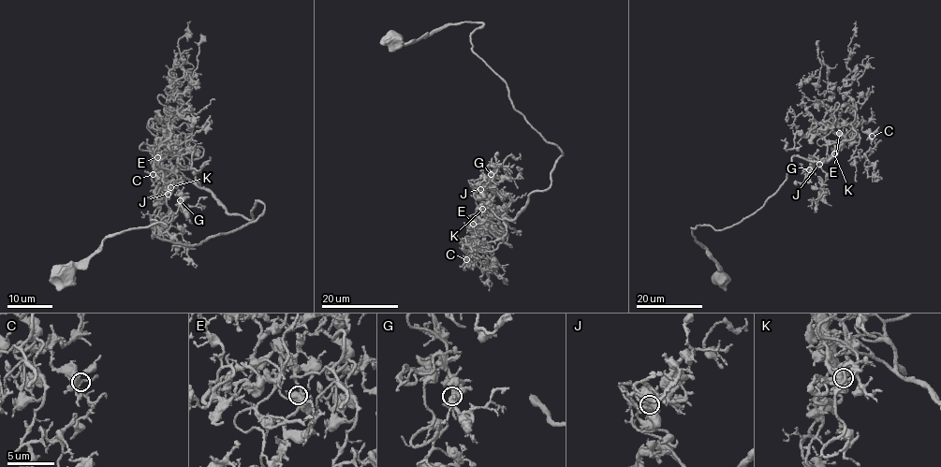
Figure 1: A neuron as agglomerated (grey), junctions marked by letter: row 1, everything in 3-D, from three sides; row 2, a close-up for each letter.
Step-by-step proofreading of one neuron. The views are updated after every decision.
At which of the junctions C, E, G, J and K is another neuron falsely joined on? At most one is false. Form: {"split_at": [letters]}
{"split_at": []}

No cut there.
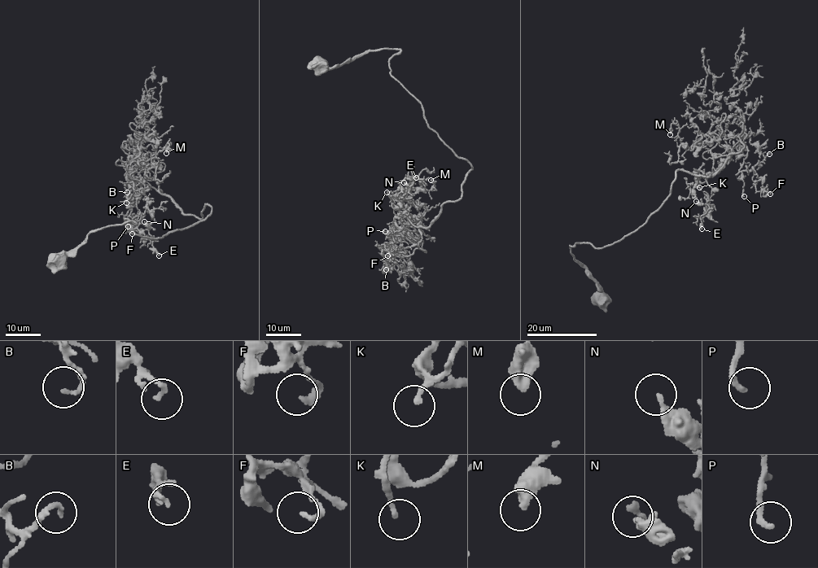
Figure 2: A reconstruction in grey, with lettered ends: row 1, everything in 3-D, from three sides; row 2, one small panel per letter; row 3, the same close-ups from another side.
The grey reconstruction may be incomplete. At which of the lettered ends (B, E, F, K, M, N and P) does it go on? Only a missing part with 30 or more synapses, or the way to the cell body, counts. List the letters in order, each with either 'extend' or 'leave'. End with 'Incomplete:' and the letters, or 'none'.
B: leave
E: leave
F: leave
K: leave
M: leave
N: leave
P: leave
Incomplete: none

